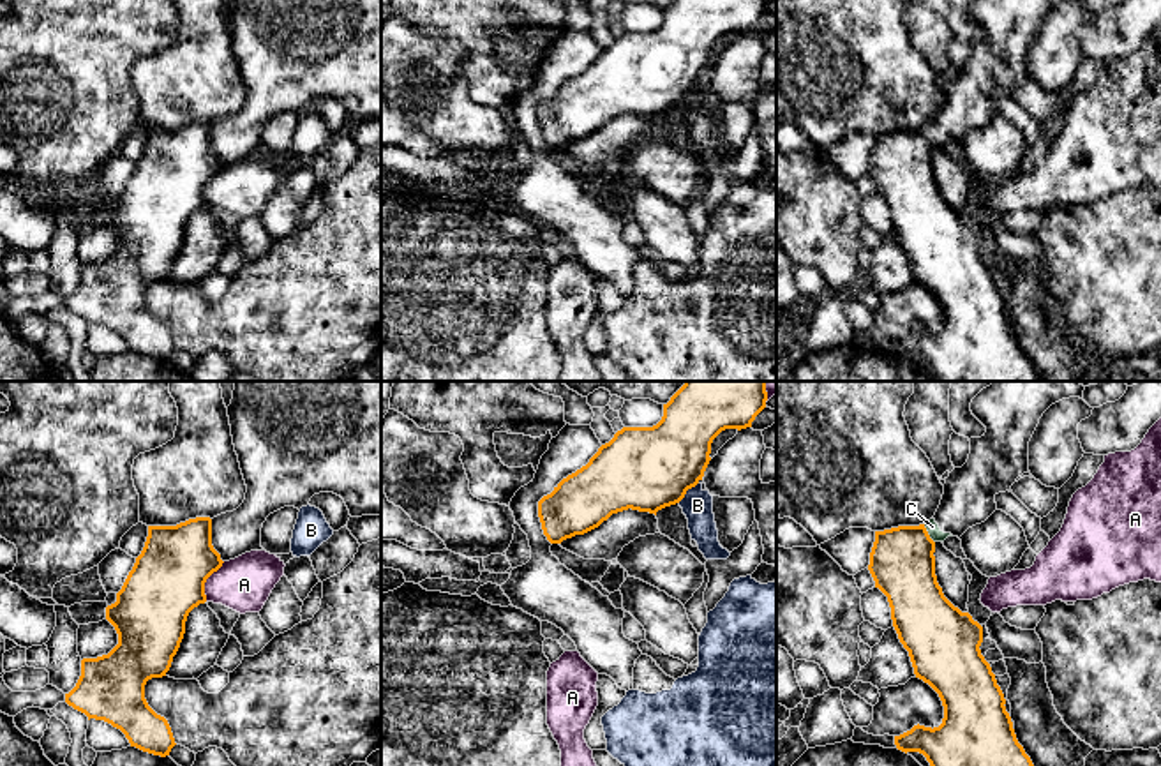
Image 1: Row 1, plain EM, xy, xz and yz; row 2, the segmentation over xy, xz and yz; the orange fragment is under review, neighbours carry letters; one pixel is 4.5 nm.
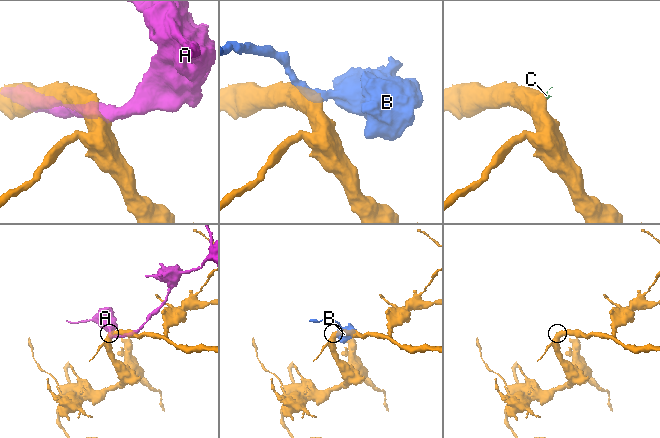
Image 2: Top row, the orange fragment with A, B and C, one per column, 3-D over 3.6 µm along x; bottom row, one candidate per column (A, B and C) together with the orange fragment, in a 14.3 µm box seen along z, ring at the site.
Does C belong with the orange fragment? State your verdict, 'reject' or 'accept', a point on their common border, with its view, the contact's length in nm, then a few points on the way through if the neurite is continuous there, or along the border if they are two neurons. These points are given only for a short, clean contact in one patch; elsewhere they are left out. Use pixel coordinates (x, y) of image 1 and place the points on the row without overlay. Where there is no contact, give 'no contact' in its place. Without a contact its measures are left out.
accept; contact yz (927, 138); length 100 nm; way yz (902, 168), (902, 163), (927, 138), (932, 131)

